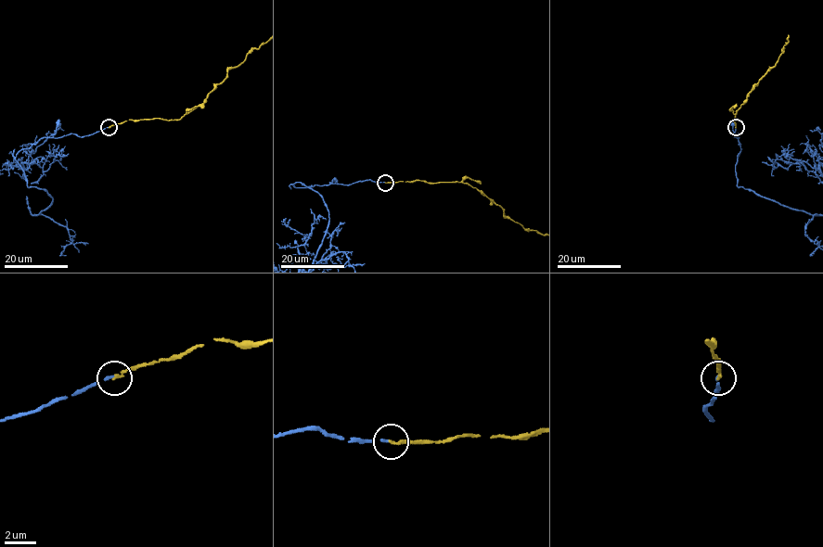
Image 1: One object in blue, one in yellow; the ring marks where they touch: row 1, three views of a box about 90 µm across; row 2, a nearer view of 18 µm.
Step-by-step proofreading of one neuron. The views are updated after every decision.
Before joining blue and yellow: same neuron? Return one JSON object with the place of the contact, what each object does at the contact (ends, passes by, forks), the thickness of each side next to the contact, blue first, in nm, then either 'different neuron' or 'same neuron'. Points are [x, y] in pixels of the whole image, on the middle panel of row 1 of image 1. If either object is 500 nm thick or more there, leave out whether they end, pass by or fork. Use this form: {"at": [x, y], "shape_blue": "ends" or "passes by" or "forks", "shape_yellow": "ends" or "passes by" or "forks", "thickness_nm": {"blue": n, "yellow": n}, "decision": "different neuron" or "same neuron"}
{"at": [385, 183], "shape_blue": "ends", "shape_yellow": "ends", "thickness_nm": {"blue": 150, "yellow": 180}, "decision": "same neuron"}

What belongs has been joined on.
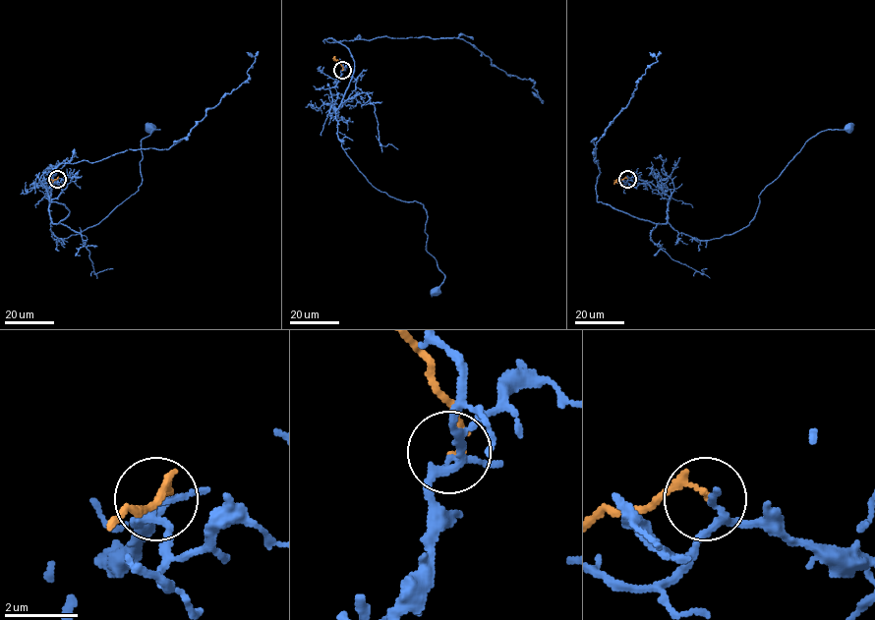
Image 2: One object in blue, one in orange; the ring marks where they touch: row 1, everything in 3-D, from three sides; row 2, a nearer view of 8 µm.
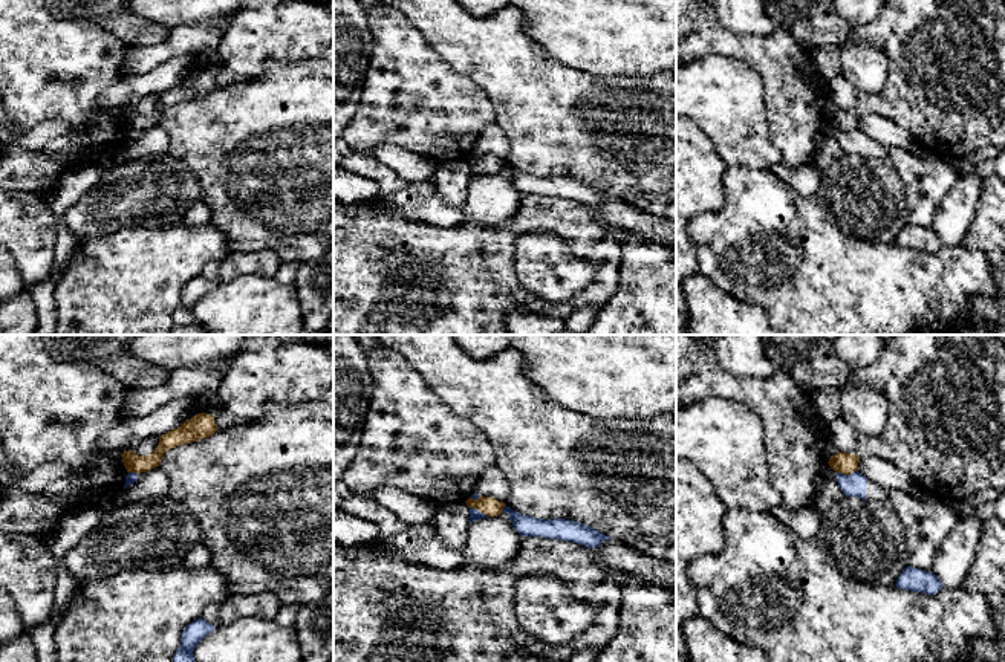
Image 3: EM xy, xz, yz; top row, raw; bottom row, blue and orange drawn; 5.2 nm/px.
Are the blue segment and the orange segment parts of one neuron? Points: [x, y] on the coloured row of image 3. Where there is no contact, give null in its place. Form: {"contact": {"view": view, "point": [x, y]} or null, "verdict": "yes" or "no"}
{"contact": {"view": "yz", "point": [846, 476]}, "verdict": "no"}

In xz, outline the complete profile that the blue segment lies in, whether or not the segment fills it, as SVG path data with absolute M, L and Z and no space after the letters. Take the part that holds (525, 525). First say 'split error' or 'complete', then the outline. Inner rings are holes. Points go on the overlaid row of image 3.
complete; M505 506L502 512L509 515L514 529L522 537L542 537L548 540L564 540L583 544L589 549L598 547L604 540L612 540L610 537L598 532L597 529L581 524L578 521L555 518L534 518L531 515L522 515L514 509Z

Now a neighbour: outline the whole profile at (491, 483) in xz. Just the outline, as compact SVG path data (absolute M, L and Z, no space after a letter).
M494 465L482 472L474 485L474 492L505 503L509 495L509 485L500 469Z

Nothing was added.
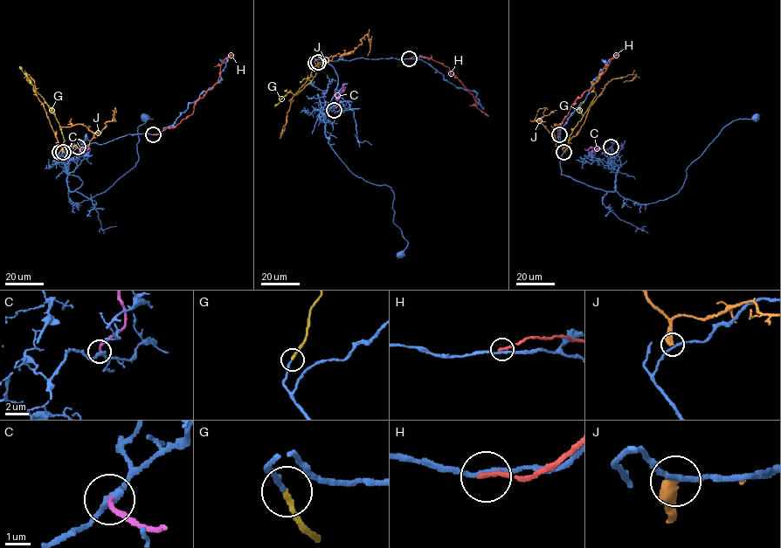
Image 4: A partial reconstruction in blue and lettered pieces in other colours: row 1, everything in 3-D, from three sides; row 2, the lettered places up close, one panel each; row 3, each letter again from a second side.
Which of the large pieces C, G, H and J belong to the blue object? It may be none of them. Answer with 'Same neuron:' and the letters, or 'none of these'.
Same neuron: G

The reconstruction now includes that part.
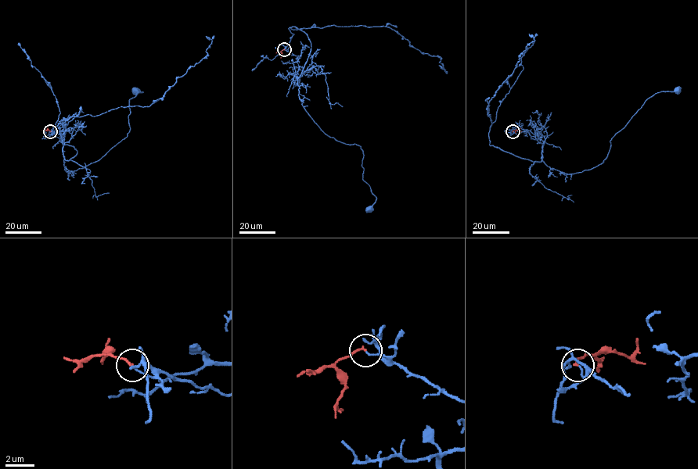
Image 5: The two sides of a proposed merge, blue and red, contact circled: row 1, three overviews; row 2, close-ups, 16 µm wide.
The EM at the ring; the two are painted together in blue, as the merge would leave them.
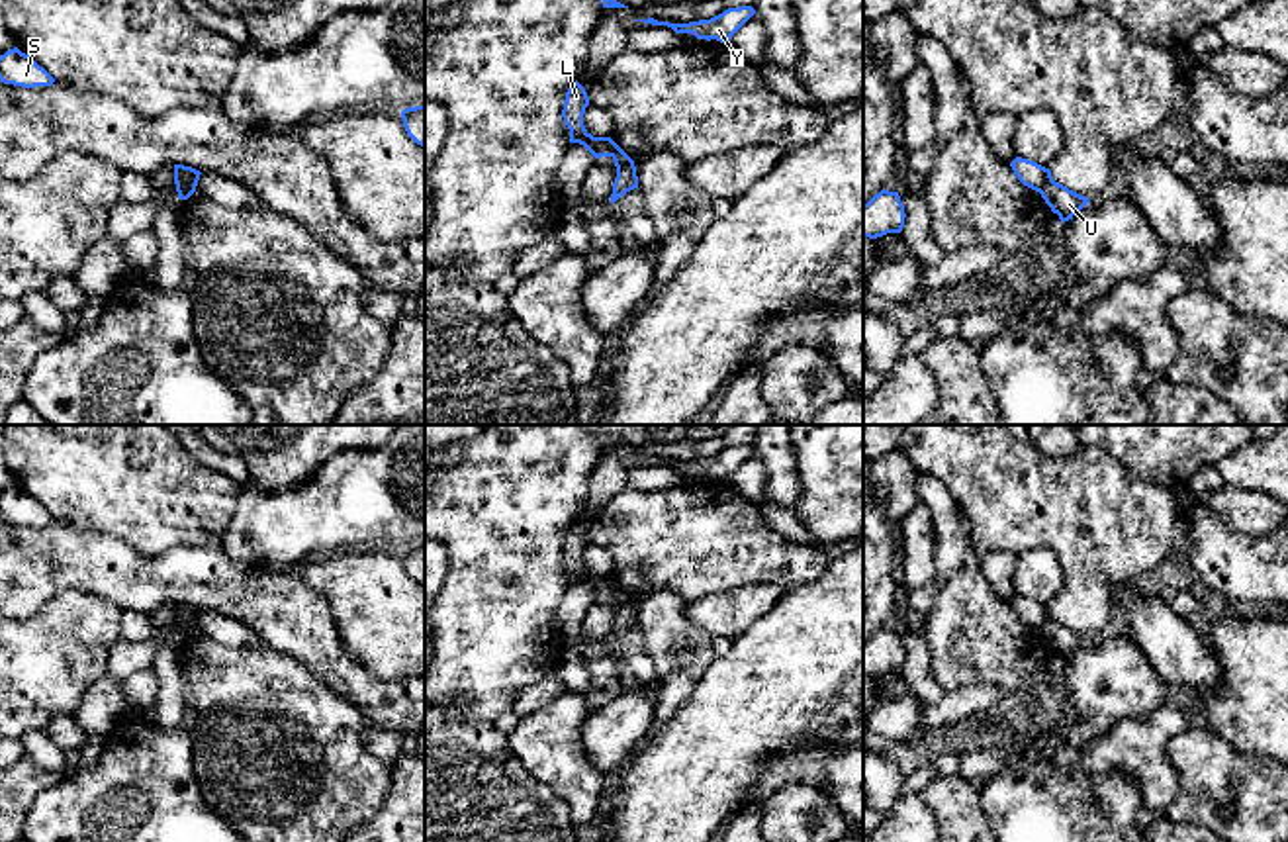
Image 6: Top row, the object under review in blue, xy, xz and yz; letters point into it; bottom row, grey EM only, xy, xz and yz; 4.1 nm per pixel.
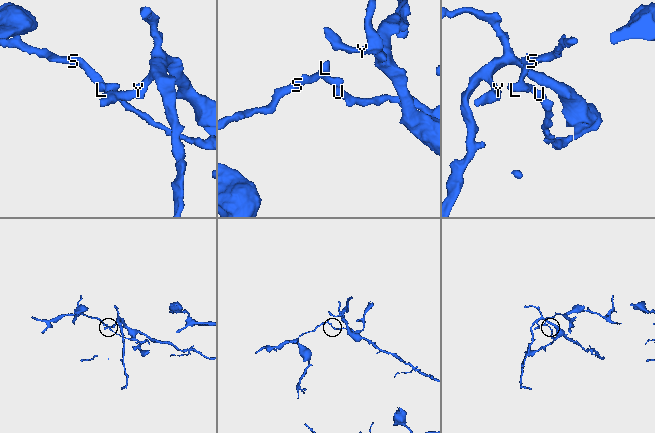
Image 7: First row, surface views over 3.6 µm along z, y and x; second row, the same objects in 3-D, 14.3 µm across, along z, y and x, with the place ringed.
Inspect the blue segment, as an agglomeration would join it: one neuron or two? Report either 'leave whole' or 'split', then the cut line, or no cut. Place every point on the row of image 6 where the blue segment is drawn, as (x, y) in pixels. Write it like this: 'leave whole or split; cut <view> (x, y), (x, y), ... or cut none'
split; cut xz (633, 163), (617, 167)

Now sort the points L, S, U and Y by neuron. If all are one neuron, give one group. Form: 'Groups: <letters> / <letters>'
Groups: L S / U Y

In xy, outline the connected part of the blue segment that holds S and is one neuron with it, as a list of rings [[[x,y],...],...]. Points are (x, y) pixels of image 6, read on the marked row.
[[[18,47],[0,55],[0,82],[35,88],[51,86],[55,78]]]

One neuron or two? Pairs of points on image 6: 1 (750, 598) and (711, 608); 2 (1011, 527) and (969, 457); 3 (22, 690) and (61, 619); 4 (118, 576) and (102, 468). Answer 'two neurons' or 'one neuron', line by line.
1: one neuron
2: one neuron
3: one neuron
4: two neurons

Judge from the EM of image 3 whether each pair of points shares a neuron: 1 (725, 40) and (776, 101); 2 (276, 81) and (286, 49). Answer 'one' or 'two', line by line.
1: one
2: two

